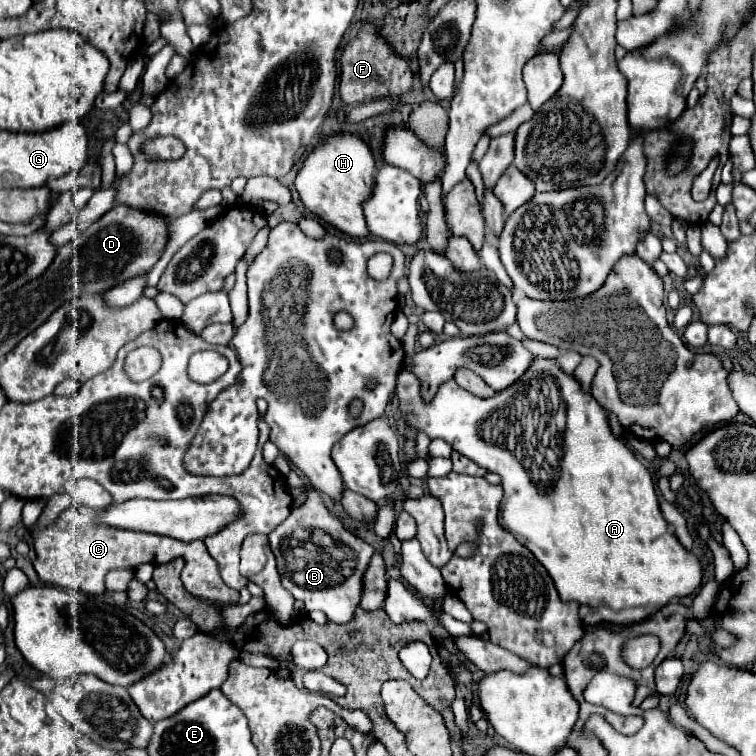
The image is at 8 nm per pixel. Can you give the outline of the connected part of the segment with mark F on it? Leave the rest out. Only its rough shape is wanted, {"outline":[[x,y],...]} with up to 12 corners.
{"outline":[[362,24],[344,48],[340,98],[402,98],[410,66]]}

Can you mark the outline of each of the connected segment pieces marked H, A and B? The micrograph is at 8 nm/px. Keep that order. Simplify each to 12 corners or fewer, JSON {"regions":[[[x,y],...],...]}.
{"regions":[[[338,132],[308,154],[294,184],[304,206],[352,238],[372,234],[362,192],[374,156]],[[534,358],[406,424],[502,476],[502,524],[592,626],[696,594],[650,472]],[[318,492],[268,538],[282,586],[336,624],[374,548]]]}

